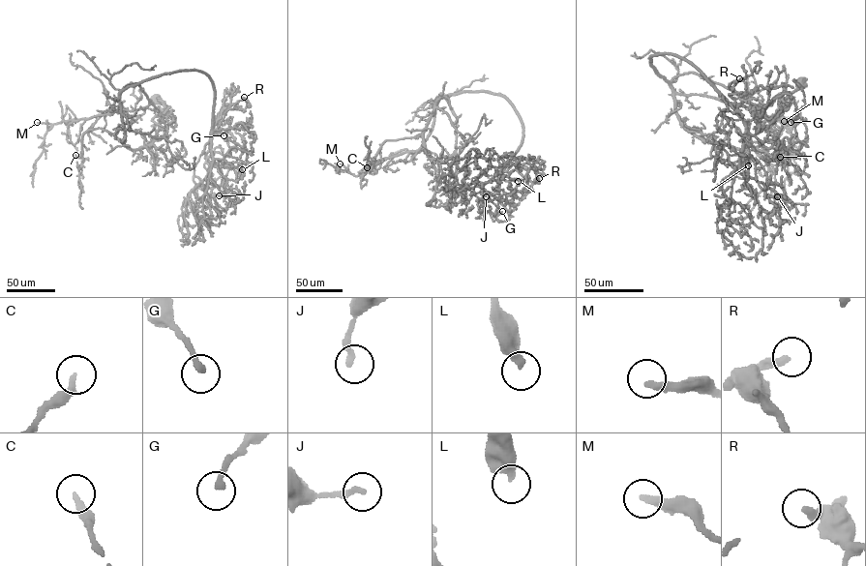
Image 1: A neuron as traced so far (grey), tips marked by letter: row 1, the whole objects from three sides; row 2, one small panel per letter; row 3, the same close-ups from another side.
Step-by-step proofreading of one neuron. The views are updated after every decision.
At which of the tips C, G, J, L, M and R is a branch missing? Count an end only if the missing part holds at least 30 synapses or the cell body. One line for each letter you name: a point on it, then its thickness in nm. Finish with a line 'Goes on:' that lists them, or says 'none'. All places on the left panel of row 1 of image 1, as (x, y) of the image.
Goes on: none

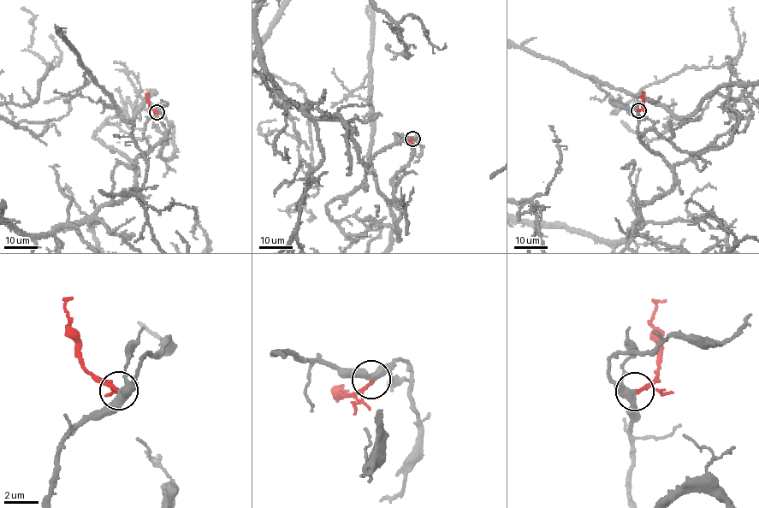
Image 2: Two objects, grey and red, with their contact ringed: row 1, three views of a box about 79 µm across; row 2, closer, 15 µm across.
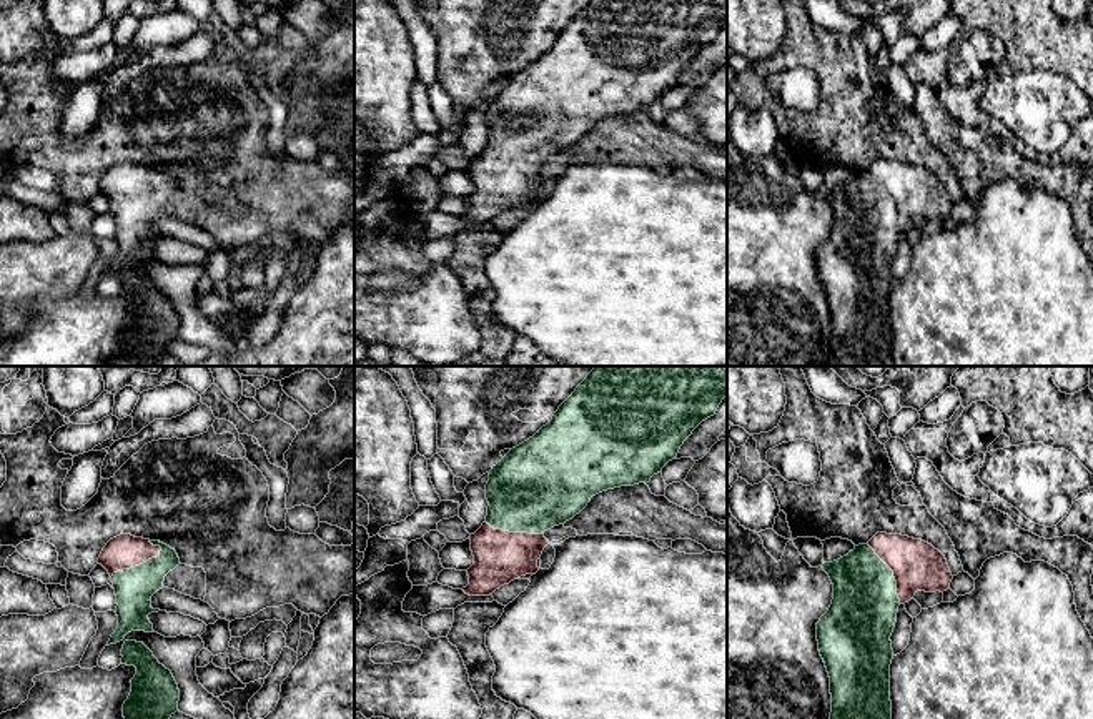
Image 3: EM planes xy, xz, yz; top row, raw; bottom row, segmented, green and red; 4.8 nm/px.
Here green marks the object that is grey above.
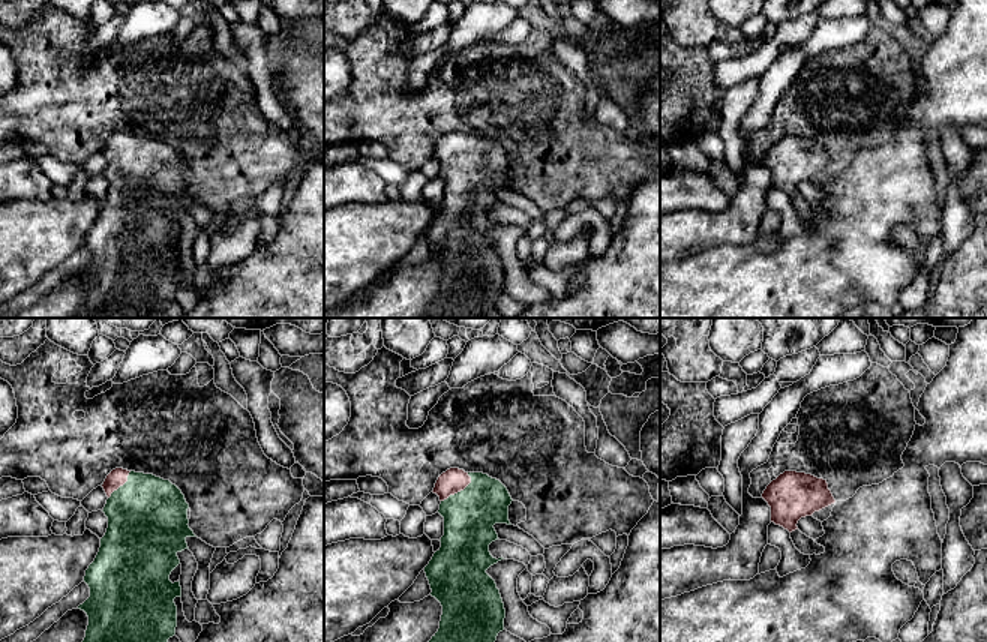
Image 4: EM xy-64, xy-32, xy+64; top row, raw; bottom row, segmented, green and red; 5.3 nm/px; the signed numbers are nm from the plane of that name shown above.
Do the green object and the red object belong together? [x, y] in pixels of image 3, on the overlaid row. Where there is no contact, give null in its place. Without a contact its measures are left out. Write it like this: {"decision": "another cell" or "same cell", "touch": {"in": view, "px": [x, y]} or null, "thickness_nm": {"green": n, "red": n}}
{"decision": "same cell", "touch": {"in": "xy", "px": [135, 566]}, "thickness_nm": {"green": 190, "red": 170}}

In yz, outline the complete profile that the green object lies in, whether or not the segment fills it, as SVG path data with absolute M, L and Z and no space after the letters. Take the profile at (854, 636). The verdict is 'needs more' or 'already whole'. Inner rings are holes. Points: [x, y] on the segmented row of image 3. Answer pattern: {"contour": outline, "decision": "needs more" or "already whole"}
{"contour": "M877 533L867 544L822 568L833 584L832 604L817 622L819 651L830 677L830 719L892 719L890 636L898 606L913 599L917 591L950 589L953 576L947 559L922 539Z", "decision": "needs more"}

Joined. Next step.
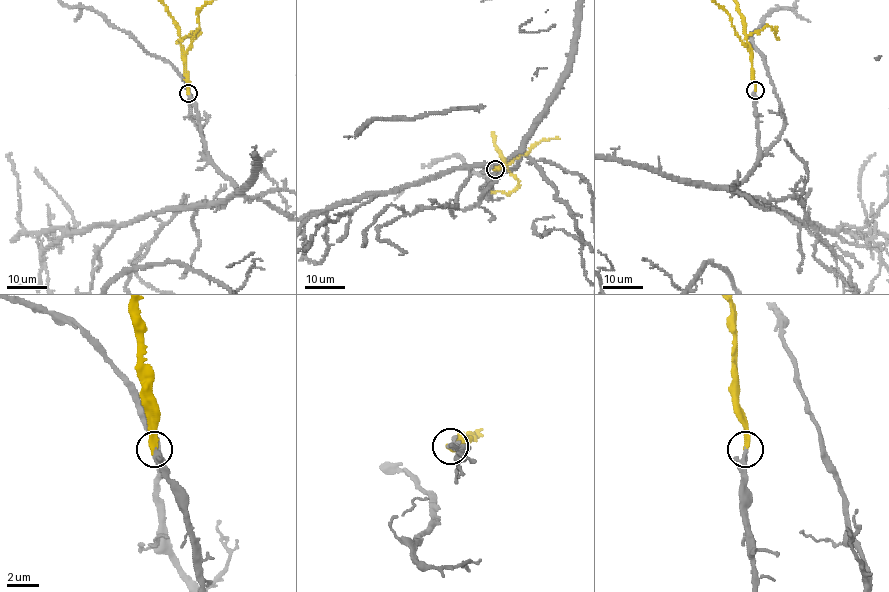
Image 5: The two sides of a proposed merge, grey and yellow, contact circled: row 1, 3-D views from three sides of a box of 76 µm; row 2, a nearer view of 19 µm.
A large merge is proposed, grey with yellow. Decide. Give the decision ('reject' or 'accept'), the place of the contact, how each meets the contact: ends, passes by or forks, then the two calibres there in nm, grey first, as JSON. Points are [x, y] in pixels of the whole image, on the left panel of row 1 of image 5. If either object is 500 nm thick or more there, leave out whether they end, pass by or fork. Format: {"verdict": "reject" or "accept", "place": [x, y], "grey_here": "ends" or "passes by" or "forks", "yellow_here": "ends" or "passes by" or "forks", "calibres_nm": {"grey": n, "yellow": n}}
{"verdict": "accept", "place": [188, 93], "grey_here": "passes by", "yellow_here": "ends", "calibres_nm": {"grey": 220, "yellow": 360}}

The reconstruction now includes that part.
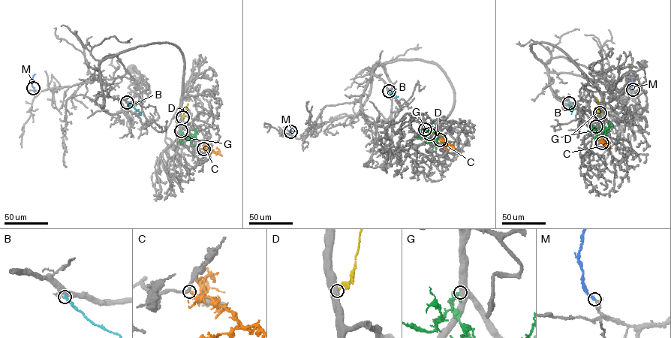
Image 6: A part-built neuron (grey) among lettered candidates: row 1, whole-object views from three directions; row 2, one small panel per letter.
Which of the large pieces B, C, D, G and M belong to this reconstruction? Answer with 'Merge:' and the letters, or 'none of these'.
Merge: M

